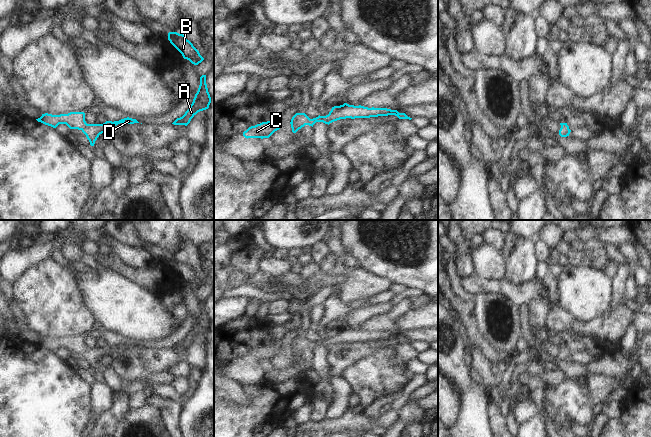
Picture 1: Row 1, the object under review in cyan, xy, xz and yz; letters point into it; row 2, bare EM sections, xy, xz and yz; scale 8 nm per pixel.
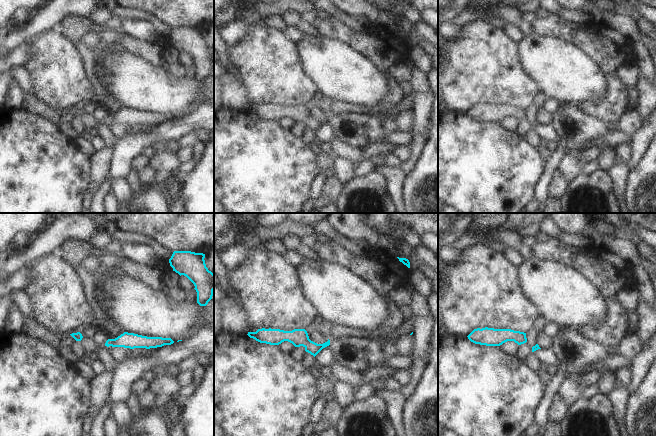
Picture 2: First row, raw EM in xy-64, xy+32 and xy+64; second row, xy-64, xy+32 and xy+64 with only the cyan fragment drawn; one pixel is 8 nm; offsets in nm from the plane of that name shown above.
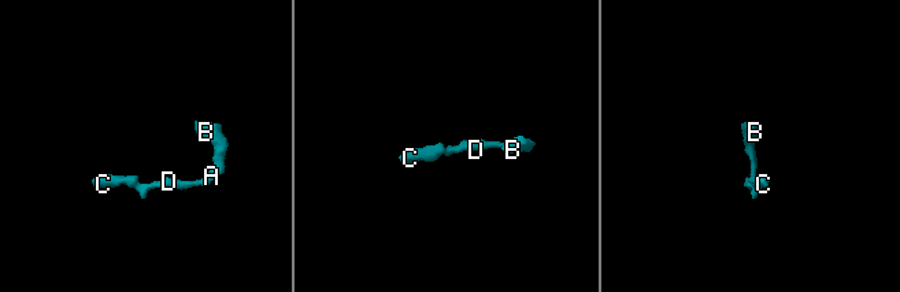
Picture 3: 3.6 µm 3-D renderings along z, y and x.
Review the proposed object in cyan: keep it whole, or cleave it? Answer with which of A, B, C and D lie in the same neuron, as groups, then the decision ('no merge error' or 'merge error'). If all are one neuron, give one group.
groups A B C D; no merge error

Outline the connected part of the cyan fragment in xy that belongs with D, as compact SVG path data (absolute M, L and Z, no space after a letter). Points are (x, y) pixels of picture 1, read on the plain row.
M70 336L68 338L52 339L42 338L42 340L36 343L45 349L56 352L59 348L66 348L70 353L81 354L87 361L91 370L94 370L95 365L100 358L110 355L113 351L120 347L134 348L139 347L136 343L124 342L119 345L106 345L103 348L87 348L85 345L84 336Z

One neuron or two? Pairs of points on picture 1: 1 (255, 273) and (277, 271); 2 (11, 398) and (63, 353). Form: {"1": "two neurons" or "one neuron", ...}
{"1": "two neurons", "2": "two neurons"}

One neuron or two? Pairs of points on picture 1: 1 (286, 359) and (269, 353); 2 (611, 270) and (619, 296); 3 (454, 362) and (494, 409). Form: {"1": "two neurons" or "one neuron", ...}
{"1": "two neurons", "2": "two neurons", "3": "two neurons"}

